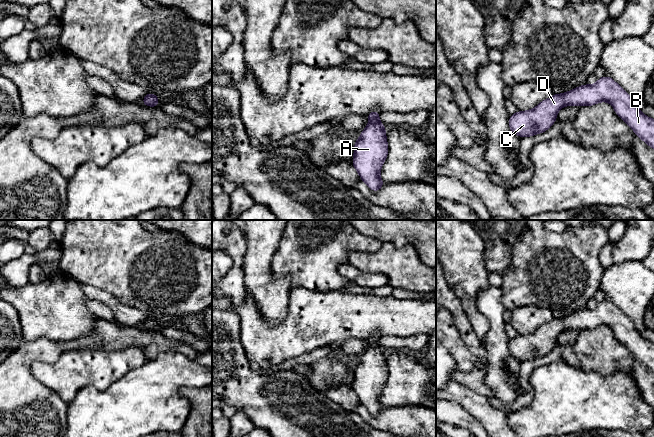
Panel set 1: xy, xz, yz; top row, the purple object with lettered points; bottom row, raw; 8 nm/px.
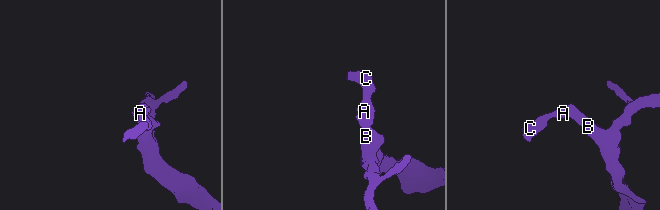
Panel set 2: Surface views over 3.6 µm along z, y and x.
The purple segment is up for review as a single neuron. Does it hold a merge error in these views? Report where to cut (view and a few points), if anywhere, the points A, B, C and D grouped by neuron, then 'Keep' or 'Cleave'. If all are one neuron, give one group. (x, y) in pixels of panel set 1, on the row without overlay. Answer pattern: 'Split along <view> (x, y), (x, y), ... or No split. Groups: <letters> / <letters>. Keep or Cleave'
No split. Groups: A B C D. Keep

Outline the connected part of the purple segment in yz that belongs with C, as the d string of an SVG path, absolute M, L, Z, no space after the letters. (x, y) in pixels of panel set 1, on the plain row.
M605 299L595 309L585 308L563 318L554 318L534 333L510 339L510 356L521 362L543 357L557 344L557 336L563 330L592 330L602 325L609 326L635 359L654 373L654 343L644 339L633 322Z

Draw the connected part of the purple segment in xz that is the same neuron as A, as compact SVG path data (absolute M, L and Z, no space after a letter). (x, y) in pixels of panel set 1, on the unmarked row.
M380 336L367 338L369 347L354 366L352 388L359 397L360 403L374 416L385 408L380 402L380 393L388 379L386 352L379 345Z

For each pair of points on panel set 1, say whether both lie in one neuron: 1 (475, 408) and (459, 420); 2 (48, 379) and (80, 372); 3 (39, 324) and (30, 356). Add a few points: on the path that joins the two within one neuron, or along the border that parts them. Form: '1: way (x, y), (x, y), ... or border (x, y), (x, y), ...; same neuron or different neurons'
1: border (448, 400), (458, 403), (484, 426); different neurons
2: way (56, 376), (66, 376), (72, 372); same neuron
3: border (24, 339), (35, 340), (46, 337), (58, 343); different neurons

